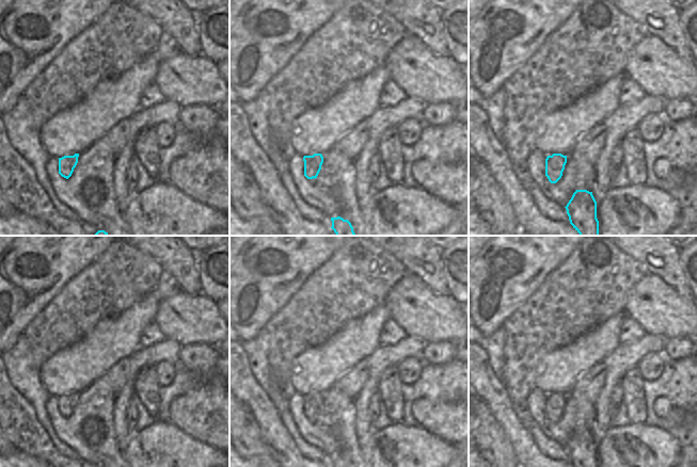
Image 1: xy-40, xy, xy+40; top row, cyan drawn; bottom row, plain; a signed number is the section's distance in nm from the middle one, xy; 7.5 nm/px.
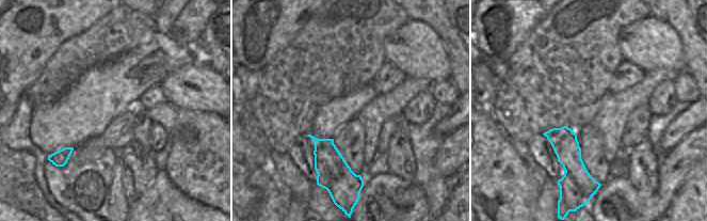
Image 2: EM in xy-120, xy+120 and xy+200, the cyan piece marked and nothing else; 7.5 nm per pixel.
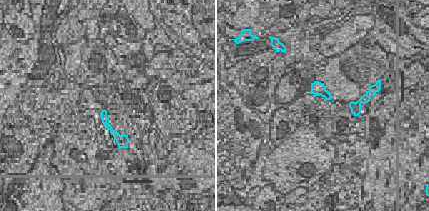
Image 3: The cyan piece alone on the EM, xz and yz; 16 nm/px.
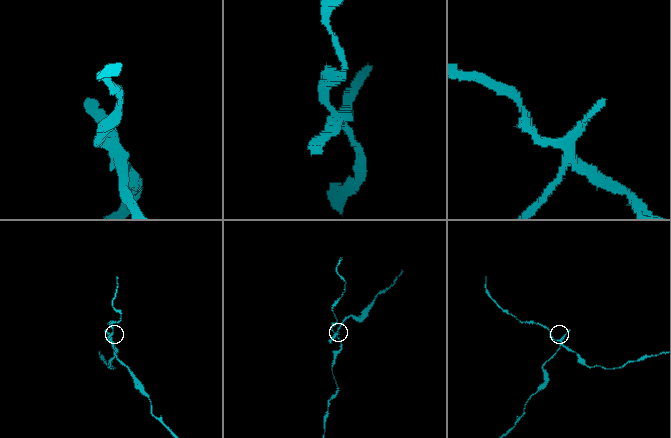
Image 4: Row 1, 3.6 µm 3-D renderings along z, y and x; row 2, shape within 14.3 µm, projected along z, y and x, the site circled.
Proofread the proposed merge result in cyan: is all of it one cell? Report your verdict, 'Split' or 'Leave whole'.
Split.

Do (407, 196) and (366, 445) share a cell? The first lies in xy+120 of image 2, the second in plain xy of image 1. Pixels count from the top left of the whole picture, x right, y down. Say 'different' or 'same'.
same

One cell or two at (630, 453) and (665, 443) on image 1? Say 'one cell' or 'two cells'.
one cell

